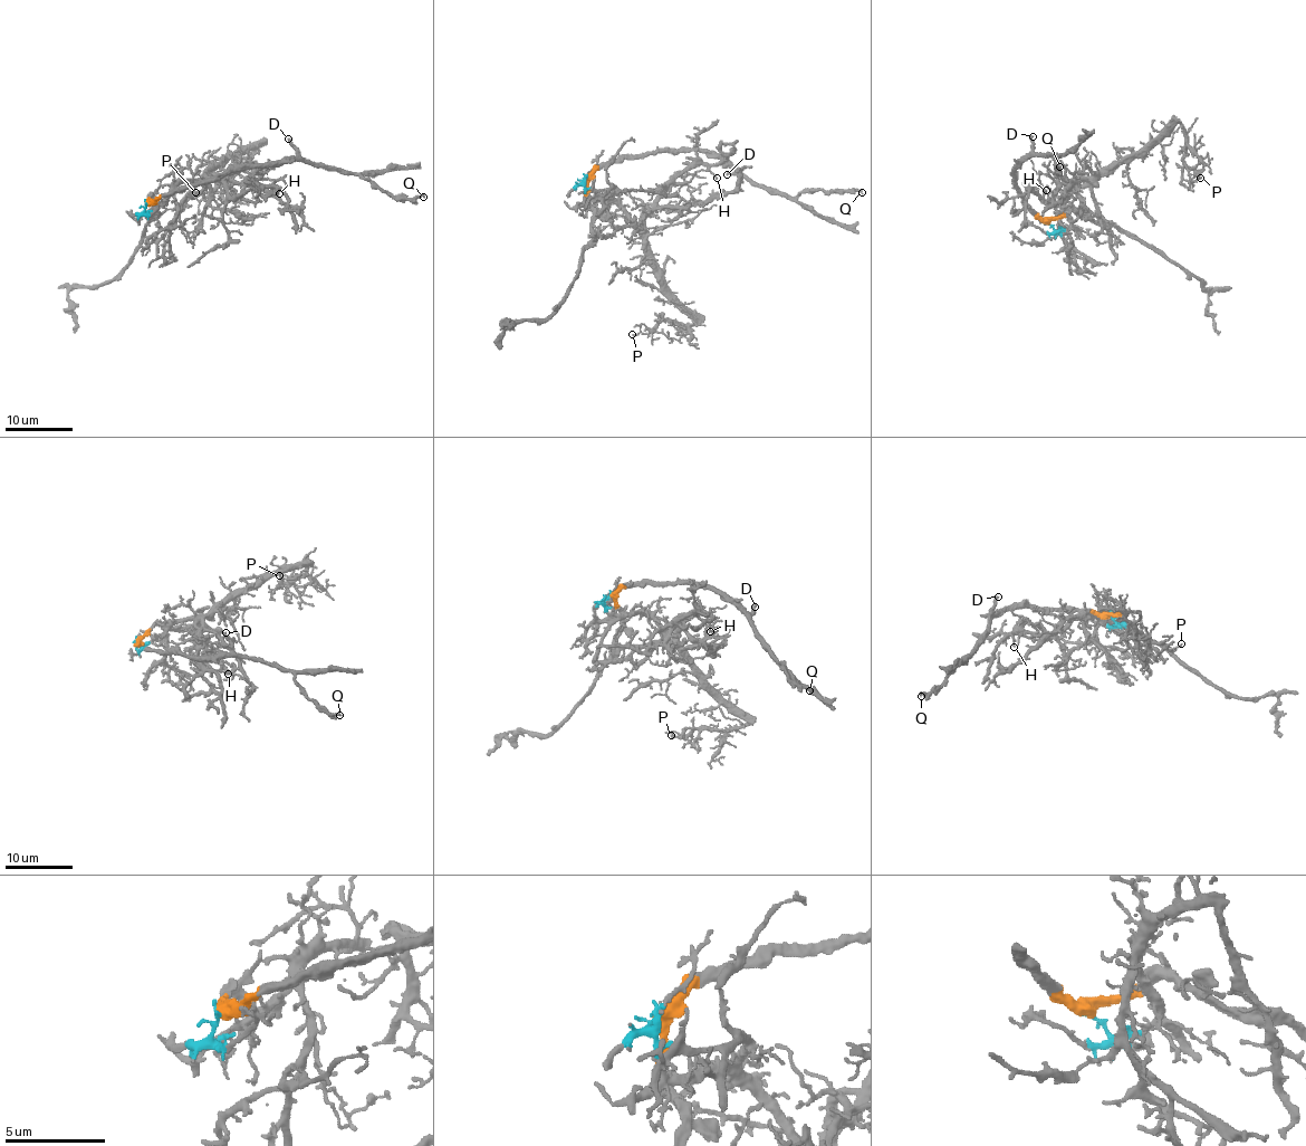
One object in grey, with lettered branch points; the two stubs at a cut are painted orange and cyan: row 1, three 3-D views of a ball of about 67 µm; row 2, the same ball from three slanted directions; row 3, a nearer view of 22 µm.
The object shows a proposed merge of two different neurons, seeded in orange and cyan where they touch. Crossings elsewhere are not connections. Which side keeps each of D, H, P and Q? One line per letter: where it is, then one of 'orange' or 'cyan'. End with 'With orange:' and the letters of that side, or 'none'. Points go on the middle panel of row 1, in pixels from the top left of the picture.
D: (727, 174) | orange
H: (717, 178) | cyan
P: (632, 334) | cyan
Q: (862, 192) | orange
With orange: D, Q

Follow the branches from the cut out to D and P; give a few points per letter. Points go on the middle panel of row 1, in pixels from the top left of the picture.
D: (583, 178), (625, 158), (675, 150), (711, 151), (735, 170), (726, 174)
P: (583, 177), (589, 197), (618, 206), (659, 279), (694, 318), (689, 325), (642, 325), (632, 334)

